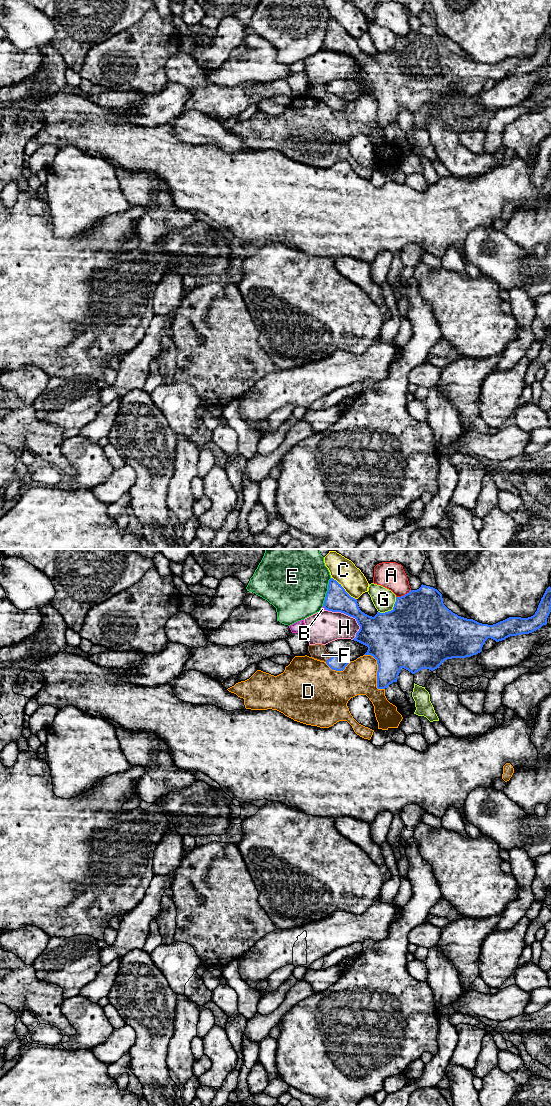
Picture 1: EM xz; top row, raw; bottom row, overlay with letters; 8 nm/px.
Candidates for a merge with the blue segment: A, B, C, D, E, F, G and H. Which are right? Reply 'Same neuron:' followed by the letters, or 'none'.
Same neuron: F

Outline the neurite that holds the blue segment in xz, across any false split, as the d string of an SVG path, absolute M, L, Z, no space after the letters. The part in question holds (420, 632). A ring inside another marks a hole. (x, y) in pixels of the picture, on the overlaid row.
M331 578L323 607L356 619L360 629L353 640L368 647L364 655L371 655L377 660L377 688L385 689L397 682L402 668L412 674L422 669L433 671L447 659L466 658L480 653L488 638L499 642L510 636L532 633L546 625L551 612L551 587L546 589L533 616L509 617L493 625L458 616L444 605L442 594L437 589L423 584L417 590L410 590L404 596L396 597L391 611L377 612L372 617L362 612L357 599L351 597L341 584Z

